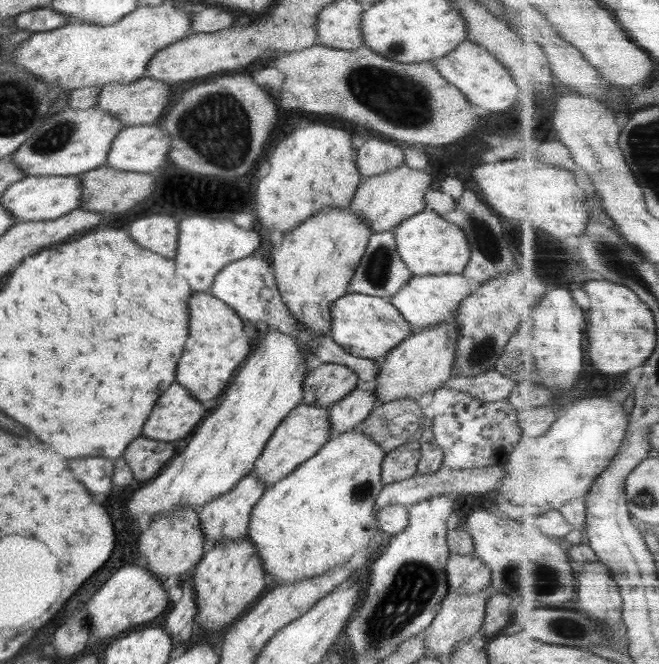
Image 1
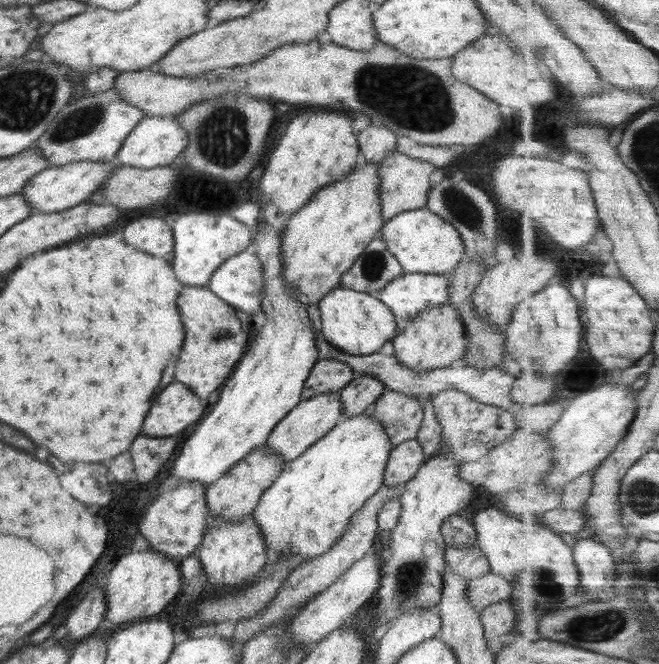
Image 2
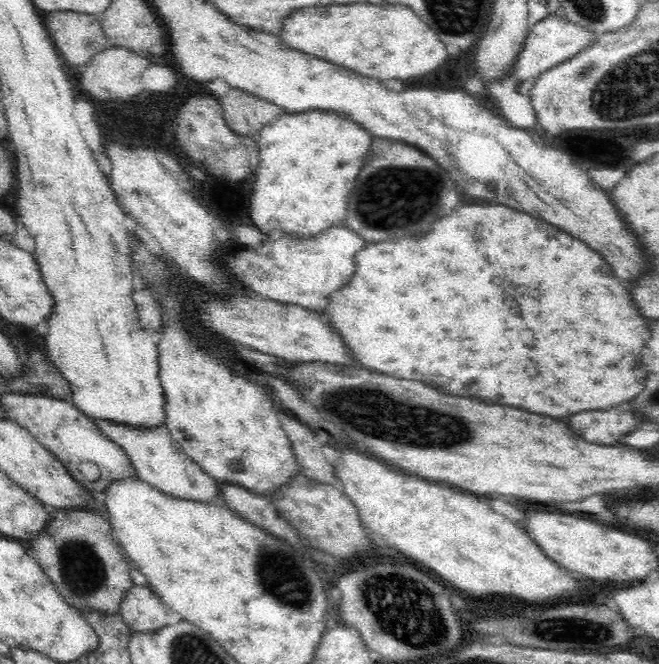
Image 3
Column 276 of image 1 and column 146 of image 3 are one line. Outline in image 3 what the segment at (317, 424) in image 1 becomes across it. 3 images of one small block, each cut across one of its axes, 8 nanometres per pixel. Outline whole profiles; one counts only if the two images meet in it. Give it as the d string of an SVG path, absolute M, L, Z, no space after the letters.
M93 419L93 421L108 439L122 447L132 461L137 476L148 485L160 489L171 497L222 503L217 480L206 474L206 471L182 450L164 423L155 427L136 428L128 423L116 423L104 419Z

